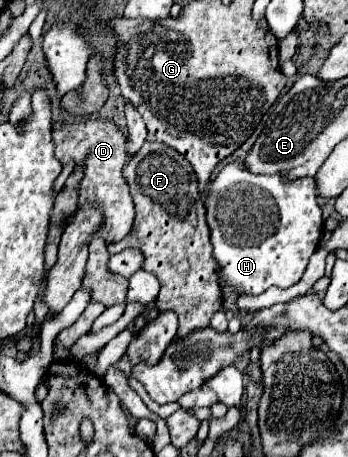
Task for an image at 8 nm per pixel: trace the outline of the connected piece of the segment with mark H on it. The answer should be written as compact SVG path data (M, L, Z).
M234 161L210 181L210 193L204 195L202 201L206 205L210 241L214 245L214 257L220 263L220 275L234 291L260 295L272 285L288 289L302 279L310 255L318 249L324 223L322 211L316 203L316 183L312 177L284 183L280 175L252 175L244 169L242 161Z

